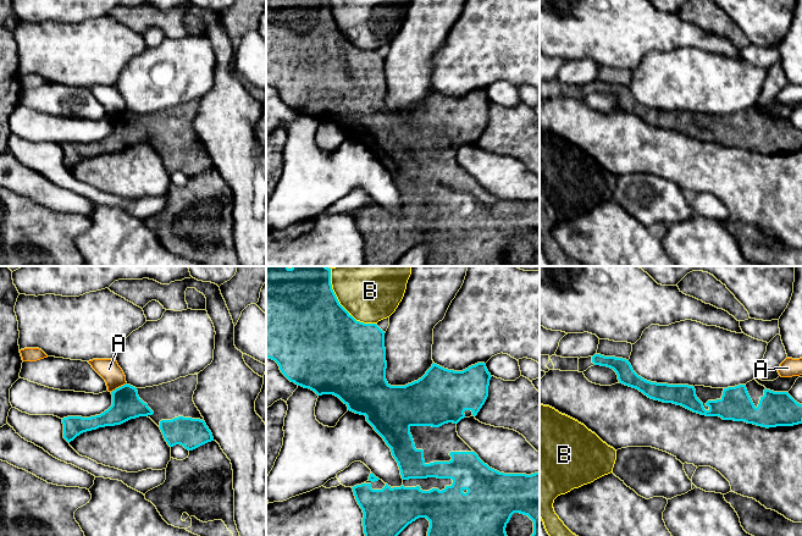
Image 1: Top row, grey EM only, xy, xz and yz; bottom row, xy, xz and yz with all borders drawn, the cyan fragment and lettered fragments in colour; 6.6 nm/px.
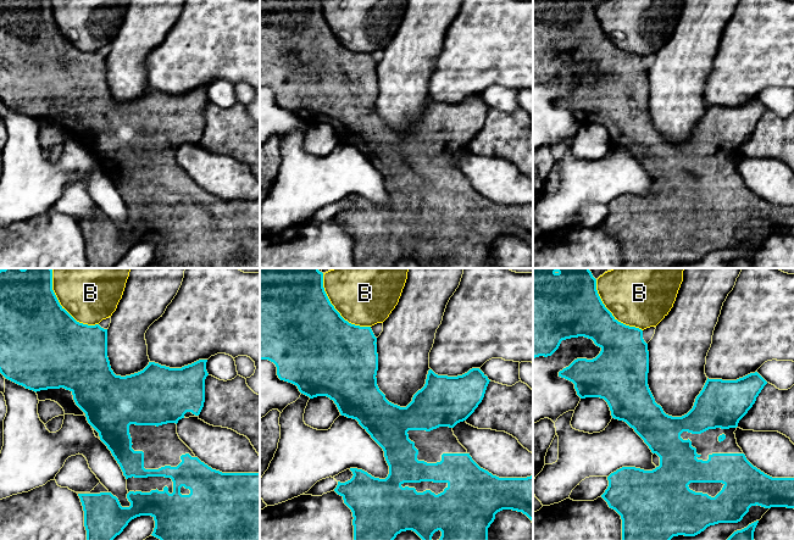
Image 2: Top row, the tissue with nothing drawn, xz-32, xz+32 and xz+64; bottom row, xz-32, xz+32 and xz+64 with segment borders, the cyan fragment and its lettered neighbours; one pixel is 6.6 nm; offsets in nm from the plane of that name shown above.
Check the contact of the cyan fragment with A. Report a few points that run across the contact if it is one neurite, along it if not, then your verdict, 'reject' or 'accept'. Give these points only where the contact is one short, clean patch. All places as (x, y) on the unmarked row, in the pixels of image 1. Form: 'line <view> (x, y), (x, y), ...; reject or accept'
line xy (126, 109), (111, 119); reject

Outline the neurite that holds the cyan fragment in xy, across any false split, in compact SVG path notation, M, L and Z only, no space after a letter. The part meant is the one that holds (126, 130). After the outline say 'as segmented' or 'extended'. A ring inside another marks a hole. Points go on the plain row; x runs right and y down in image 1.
M198 101L145 115L126 110L111 118L112 132L100 142L63 144L63 165L70 170L83 159L148 143L160 154L170 173L181 171L193 177L214 167L193 128L197 111Z; extended

